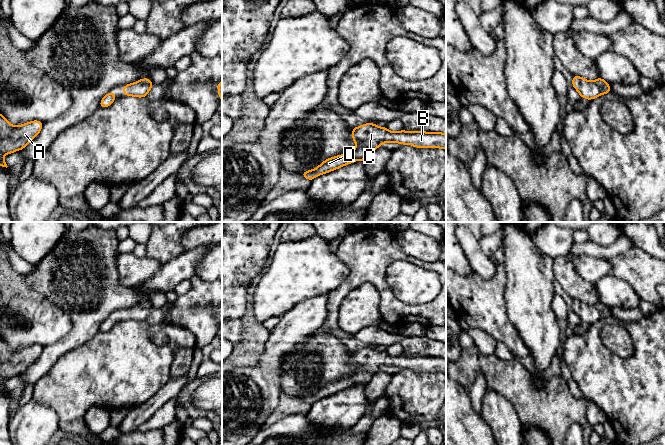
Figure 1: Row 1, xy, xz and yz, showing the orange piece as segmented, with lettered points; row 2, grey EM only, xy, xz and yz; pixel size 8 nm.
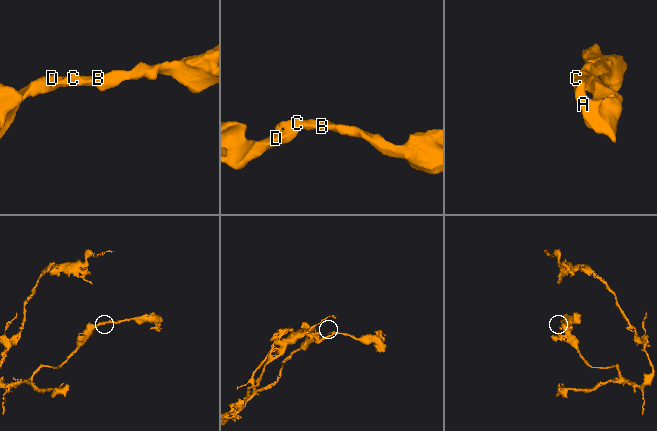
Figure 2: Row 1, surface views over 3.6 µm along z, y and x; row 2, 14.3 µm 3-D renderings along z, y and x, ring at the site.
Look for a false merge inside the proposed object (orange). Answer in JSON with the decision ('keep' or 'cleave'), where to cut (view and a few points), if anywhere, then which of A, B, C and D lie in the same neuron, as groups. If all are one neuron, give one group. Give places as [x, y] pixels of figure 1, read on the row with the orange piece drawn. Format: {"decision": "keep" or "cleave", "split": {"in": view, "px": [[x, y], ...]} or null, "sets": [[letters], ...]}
{"decision": "keep", "split": null, "sets": [["A", "B", "C", "D"]]}

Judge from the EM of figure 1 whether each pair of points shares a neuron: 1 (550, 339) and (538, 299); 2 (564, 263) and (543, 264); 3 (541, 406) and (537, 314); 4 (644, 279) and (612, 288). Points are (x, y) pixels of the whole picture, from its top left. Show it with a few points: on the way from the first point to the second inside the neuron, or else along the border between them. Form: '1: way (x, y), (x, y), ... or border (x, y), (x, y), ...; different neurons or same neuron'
1: way (546, 329), (543, 325), (543, 313), (539, 309); same neuron
2: border (552, 258), (555, 278); different neurons
3: border (532, 372), (532, 382), (539, 389); different neurons
4: border (612, 273), (624, 280), (641, 299); different neurons

